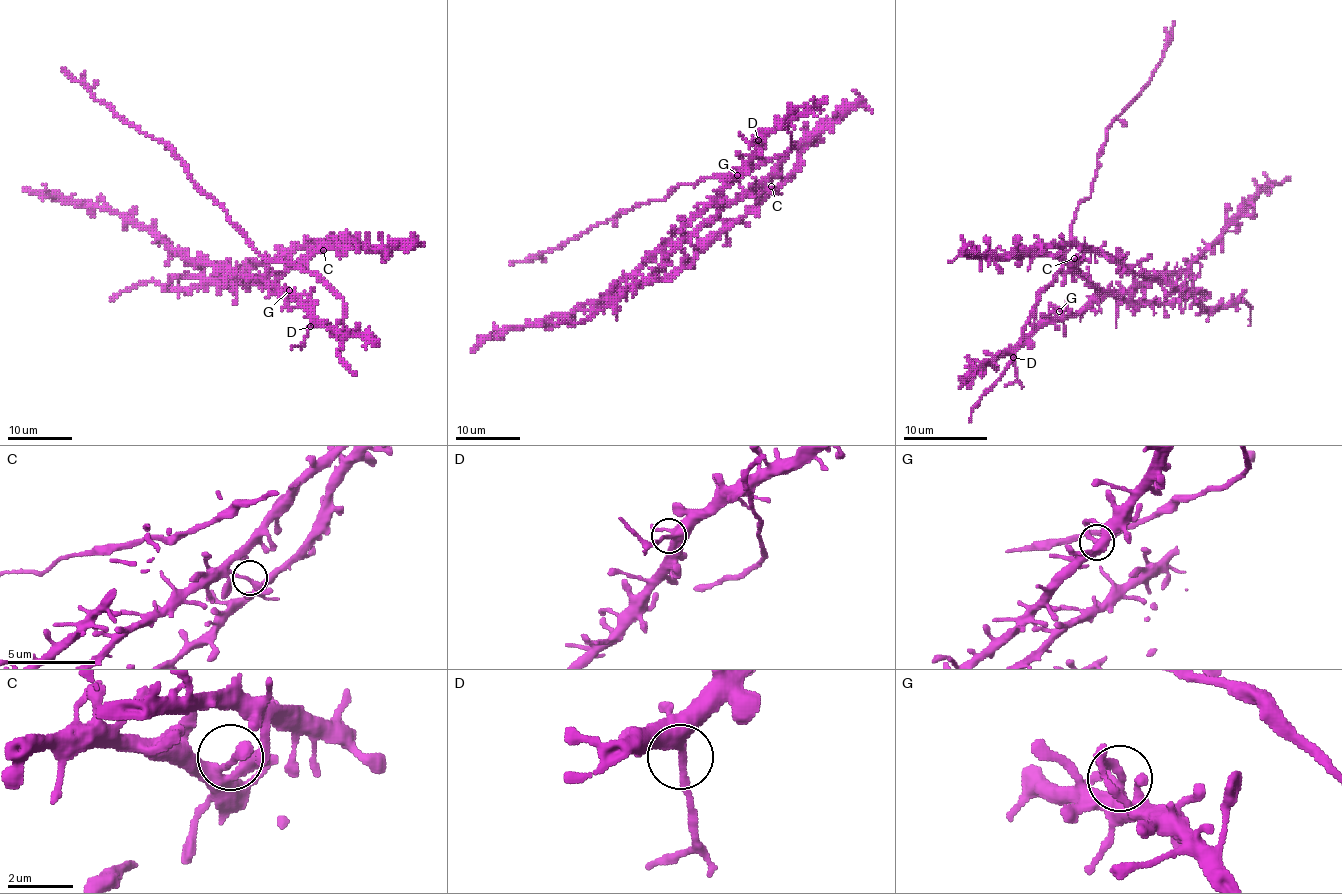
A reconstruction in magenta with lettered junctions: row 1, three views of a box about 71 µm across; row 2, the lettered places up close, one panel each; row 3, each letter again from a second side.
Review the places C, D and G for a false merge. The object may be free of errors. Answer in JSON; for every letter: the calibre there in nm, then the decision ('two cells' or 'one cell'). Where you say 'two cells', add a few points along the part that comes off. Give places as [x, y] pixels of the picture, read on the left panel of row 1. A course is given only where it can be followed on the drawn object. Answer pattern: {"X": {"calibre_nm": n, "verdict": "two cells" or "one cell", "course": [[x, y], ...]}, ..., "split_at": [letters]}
{"C": {"calibre_nm": 280, "verdict": "one cell"}, "D": {"calibre_nm": 280, "verdict": "two cells", "course": [[310, 326], [302, 342], [291, 348]]}, "G": {"calibre_nm": 320, "verdict": "one cell"}, "split_at": ["D"]}

